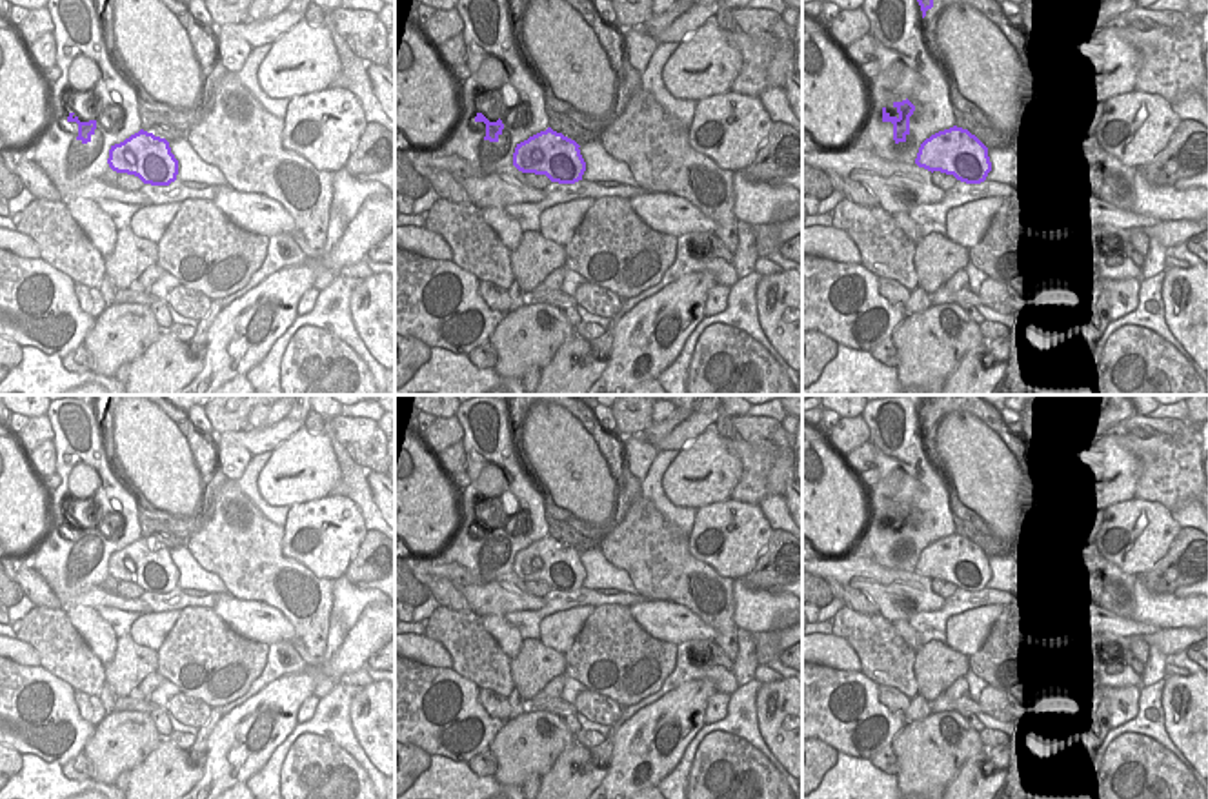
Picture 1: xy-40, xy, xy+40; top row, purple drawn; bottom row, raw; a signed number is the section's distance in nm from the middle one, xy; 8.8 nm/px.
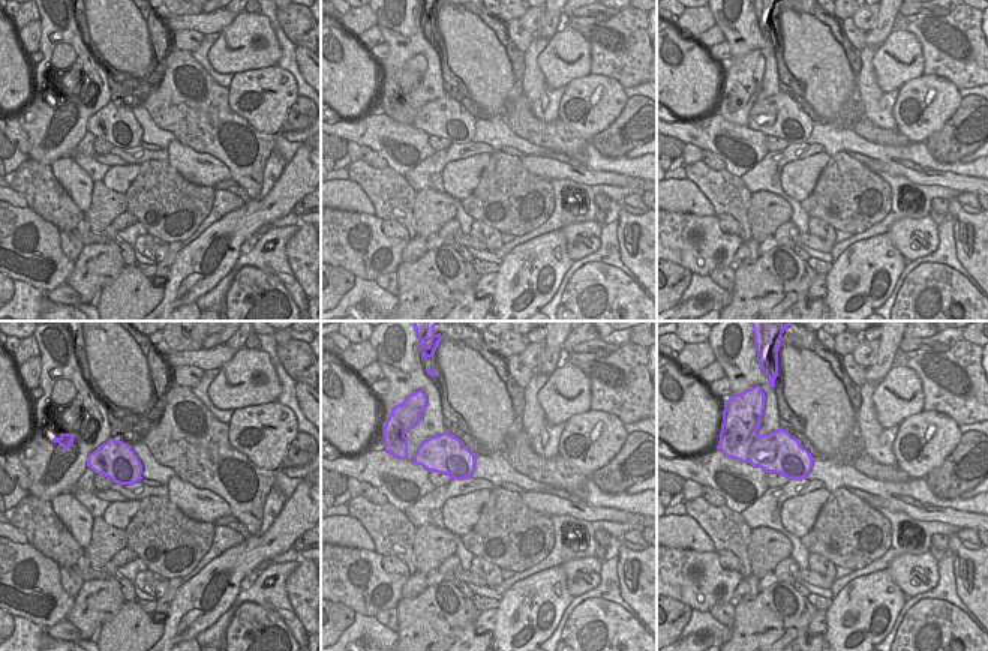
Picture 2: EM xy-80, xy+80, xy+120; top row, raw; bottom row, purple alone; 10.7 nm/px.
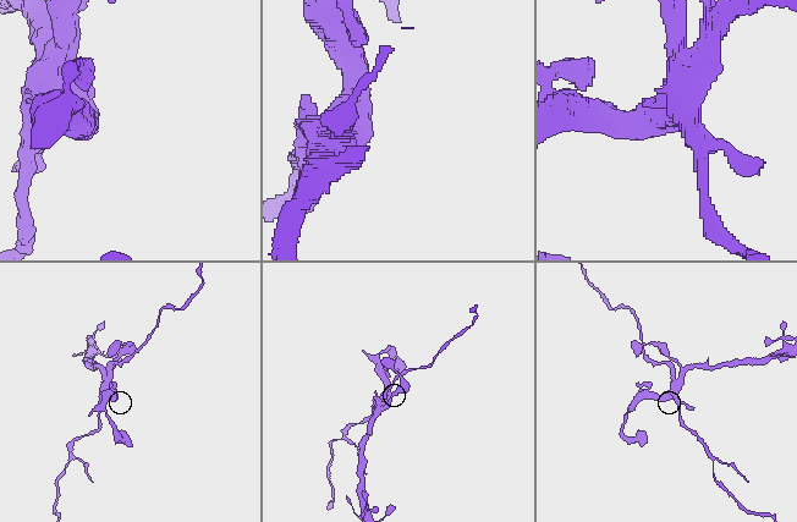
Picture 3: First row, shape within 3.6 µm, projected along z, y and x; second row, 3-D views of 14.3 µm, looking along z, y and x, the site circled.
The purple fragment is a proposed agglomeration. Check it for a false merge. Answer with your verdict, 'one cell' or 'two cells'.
two cells

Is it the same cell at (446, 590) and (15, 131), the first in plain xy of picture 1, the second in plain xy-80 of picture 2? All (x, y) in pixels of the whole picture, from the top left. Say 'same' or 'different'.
same

